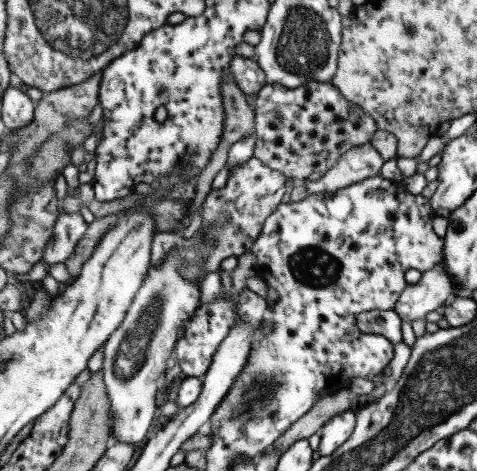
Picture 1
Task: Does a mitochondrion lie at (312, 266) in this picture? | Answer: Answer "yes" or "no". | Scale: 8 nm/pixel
yes

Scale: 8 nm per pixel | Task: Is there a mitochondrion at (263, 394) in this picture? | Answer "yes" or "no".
yes

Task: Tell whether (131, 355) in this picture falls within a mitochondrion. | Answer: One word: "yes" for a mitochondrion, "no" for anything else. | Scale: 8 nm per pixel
yes

